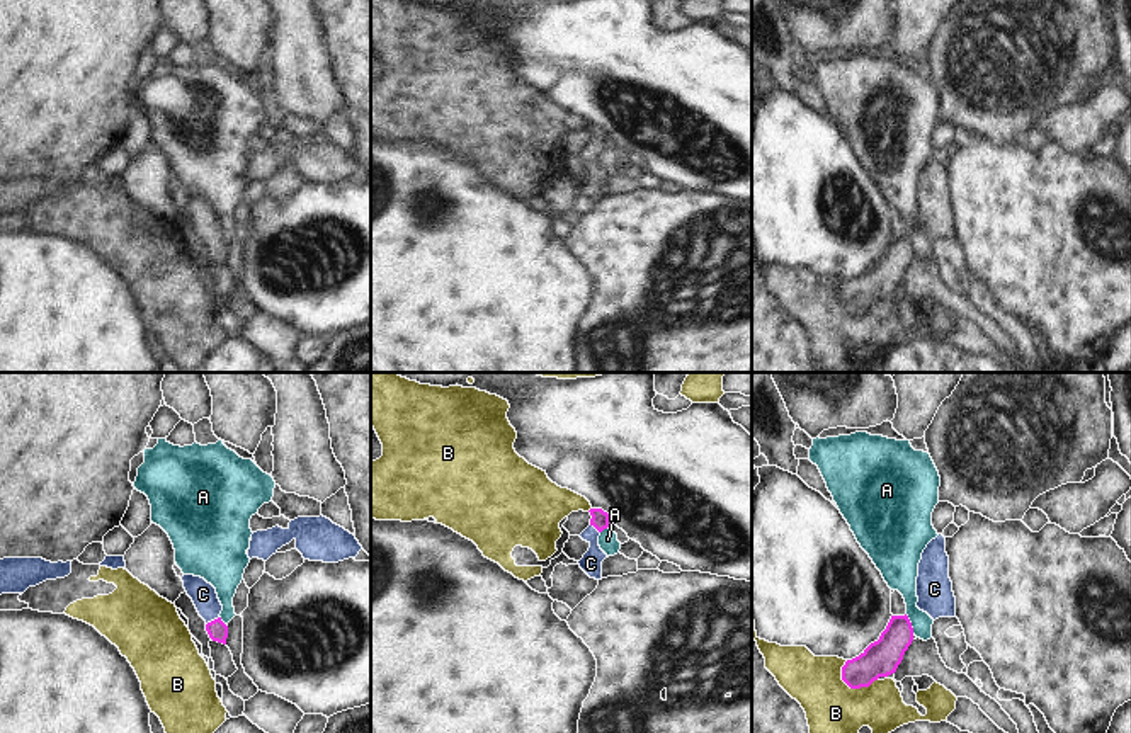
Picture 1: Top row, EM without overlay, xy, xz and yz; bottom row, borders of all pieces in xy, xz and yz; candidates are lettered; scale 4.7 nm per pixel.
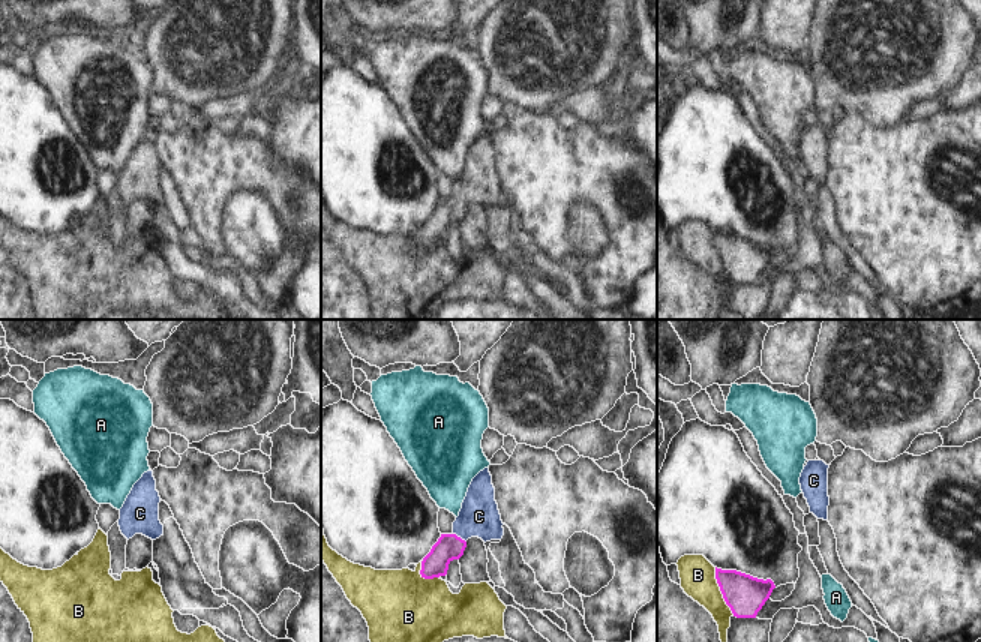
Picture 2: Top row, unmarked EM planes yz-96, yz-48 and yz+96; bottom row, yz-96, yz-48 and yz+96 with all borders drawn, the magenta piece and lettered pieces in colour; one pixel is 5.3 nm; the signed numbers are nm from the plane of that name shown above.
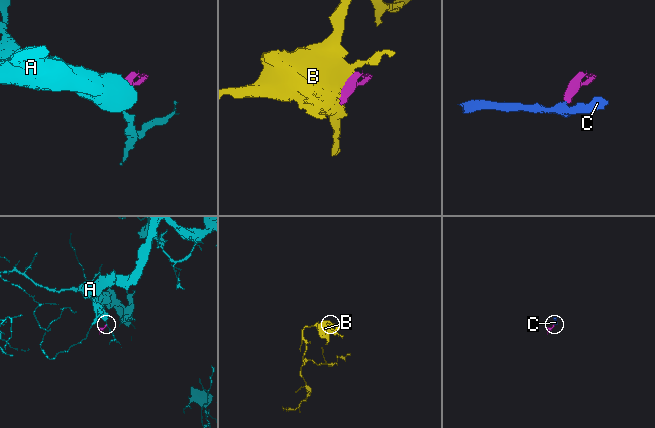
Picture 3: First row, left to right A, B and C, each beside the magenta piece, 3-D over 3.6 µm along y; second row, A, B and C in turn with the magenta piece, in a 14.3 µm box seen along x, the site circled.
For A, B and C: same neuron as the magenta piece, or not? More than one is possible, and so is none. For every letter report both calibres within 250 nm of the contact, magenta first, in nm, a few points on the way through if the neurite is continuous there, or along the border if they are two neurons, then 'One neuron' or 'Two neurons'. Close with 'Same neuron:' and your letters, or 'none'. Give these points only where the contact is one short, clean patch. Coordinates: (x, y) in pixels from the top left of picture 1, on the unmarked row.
A: Thickness 170 nm (magenta) against 160 nm. Boundary: yz (905, 233), (914, 252). Two neurons
B: Thickness 170 nm (magenta) against 280 nm. Two neurons
C: Thickness 100 nm (magenta) against 120 nm. Path across: xy (218, 250), (211, 240), (203, 213). One neuron
Same neuron: C.

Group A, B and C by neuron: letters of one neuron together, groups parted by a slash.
A / B / C

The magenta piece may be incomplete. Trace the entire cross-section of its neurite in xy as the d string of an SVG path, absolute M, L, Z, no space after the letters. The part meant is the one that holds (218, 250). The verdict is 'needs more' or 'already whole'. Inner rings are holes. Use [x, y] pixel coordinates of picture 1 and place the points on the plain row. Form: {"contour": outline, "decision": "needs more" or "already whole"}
{"contour": "M184 194L182 201L199 235L206 240L209 257L226 264L228 245L219 236L223 224L218 218L216 207L204 197L194 194Z", "decision": "needs more"}

